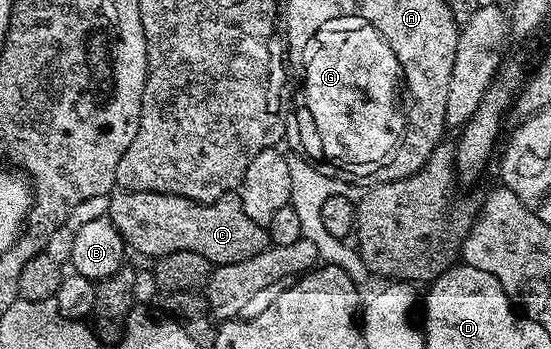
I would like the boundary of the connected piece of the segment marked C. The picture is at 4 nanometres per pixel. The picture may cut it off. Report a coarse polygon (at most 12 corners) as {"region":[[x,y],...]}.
{"region":[[127,190],[109,218],[131,251],[214,266],[271,245],[241,197]]}

